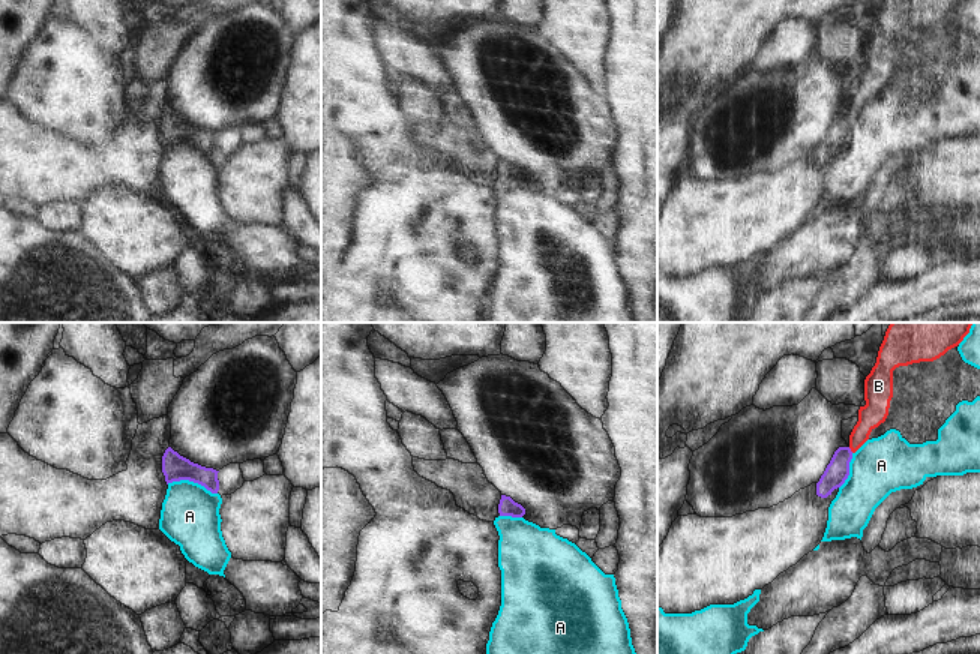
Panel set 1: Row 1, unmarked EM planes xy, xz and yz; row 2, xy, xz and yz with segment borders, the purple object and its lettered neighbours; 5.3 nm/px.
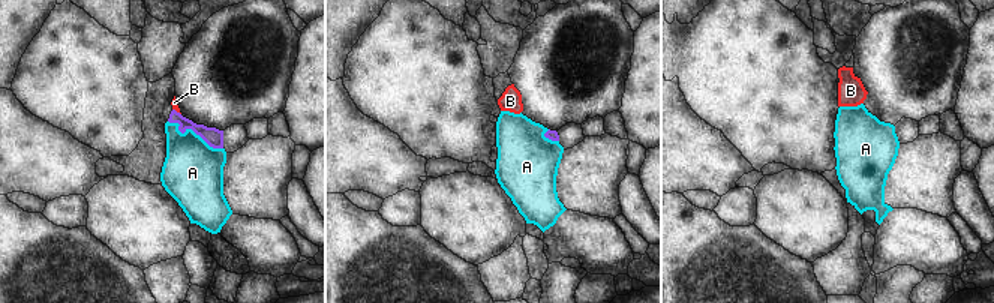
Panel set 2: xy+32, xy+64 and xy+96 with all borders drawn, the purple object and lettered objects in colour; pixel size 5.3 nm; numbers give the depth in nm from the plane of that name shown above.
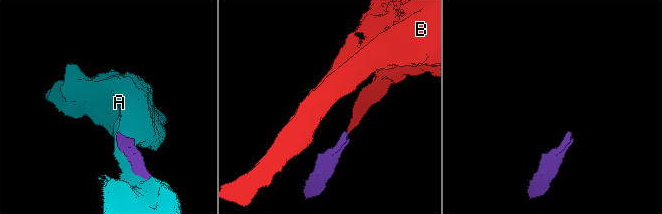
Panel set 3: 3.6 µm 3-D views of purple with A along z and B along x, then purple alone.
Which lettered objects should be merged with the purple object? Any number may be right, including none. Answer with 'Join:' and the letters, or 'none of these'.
Join: B

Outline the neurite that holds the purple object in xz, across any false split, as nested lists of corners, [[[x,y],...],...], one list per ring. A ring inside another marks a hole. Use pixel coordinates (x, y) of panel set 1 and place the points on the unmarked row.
[[[501,159],[498,177],[500,180],[522,182],[525,178],[525,172],[515,166],[510,160]]]

